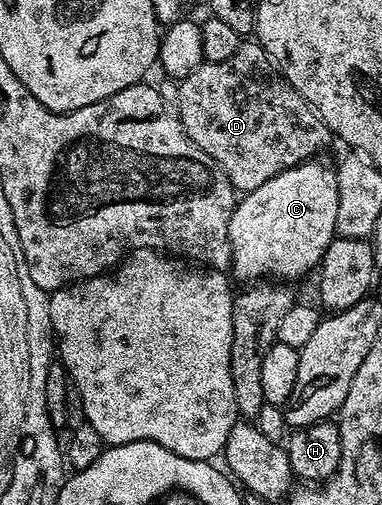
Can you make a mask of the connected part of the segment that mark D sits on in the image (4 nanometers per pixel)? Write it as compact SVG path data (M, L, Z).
M255 39L245 40L230 55L230 59L222 59L222 63L205 61L195 69L189 77L180 81L180 112L178 114L182 127L188 138L199 149L206 151L214 163L224 168L233 189L241 194L254 191L254 187L262 187L266 179L274 179L287 169L313 160L331 141L334 135L326 127L326 123L312 110L312 105L290 87L290 83L273 65L268 53Z

